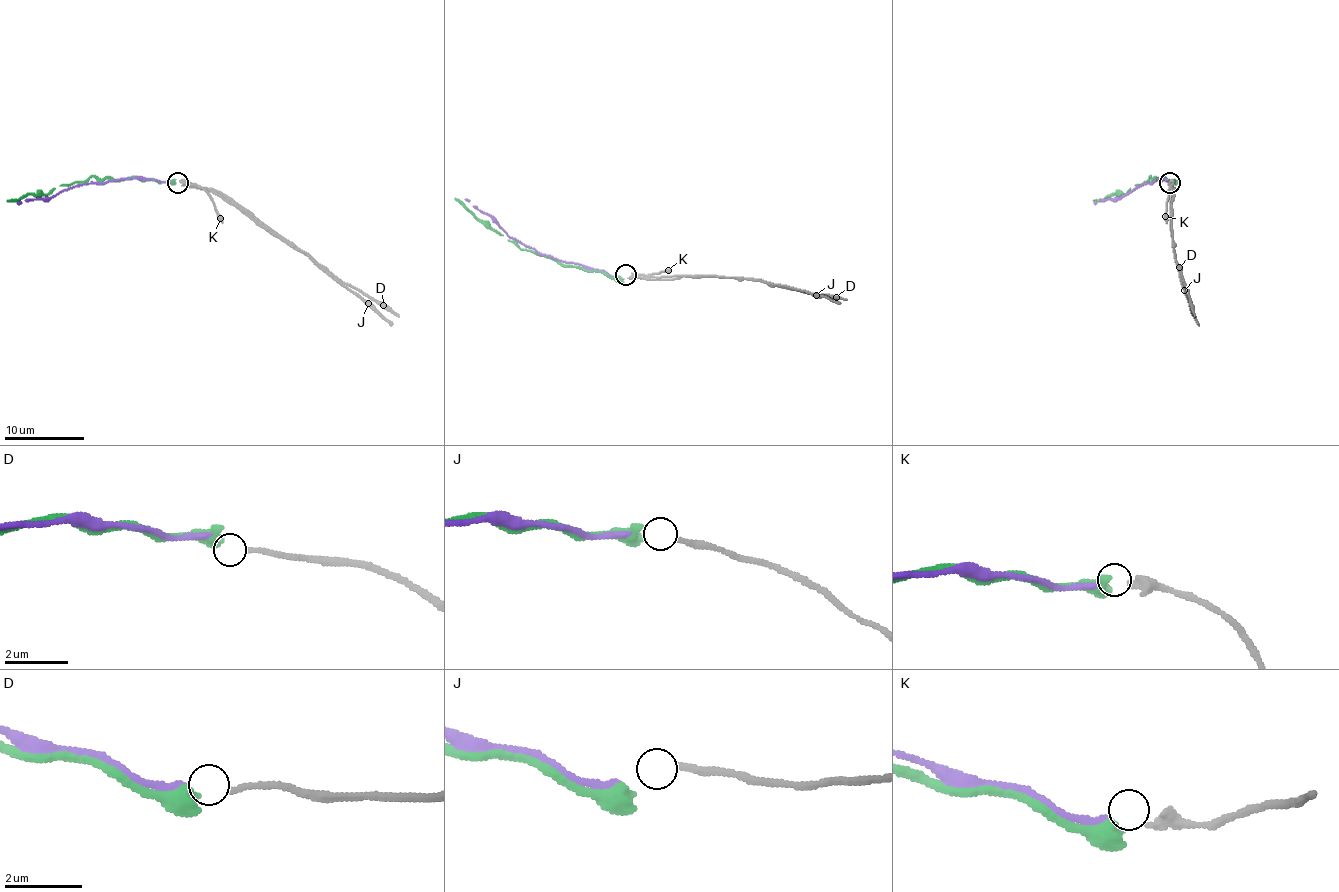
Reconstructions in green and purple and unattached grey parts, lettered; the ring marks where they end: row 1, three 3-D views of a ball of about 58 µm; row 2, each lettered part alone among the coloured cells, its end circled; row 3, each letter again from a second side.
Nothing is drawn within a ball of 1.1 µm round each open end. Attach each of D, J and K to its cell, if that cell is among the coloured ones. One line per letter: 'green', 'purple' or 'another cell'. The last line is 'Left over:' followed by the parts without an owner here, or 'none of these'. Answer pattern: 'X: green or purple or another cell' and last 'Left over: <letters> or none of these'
D: another cell
J: another cell
K: purple
Left over: D, J

